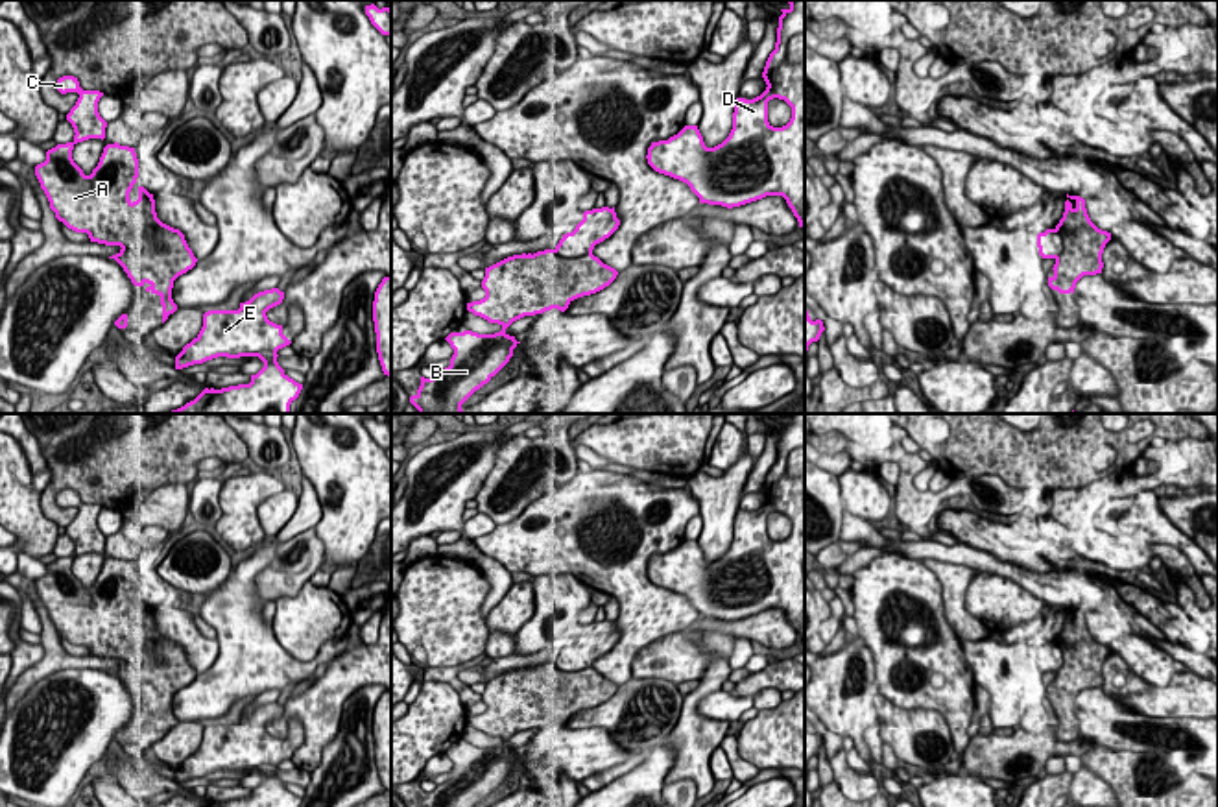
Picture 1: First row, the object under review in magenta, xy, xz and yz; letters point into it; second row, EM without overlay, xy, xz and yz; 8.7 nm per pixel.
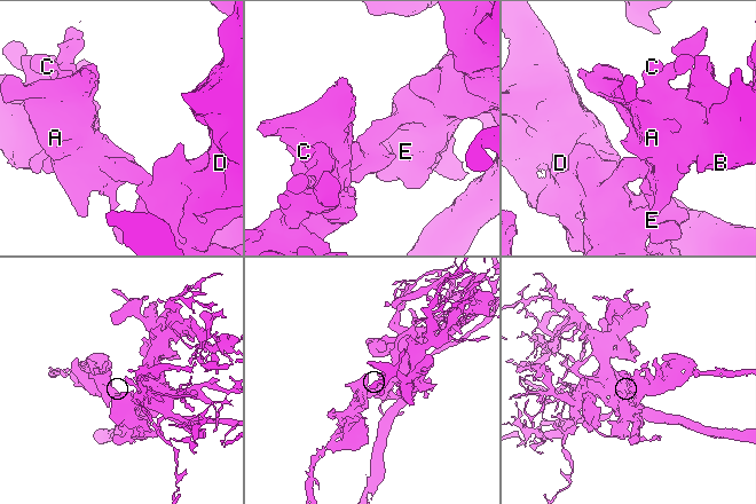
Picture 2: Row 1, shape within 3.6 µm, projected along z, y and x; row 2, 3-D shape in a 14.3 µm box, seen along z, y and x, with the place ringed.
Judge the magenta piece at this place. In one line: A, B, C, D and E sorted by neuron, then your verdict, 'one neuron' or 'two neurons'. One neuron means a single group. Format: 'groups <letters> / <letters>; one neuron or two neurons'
groups A B C / D E; two neurons

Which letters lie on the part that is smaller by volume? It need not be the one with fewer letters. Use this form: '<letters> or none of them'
A, B, C

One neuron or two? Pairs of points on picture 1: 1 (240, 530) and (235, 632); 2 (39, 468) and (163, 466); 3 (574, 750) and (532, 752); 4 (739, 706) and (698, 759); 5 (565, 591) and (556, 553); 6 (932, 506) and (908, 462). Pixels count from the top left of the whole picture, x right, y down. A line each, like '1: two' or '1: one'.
1: two
2: two
3: one
4: two
5: two
6: one

